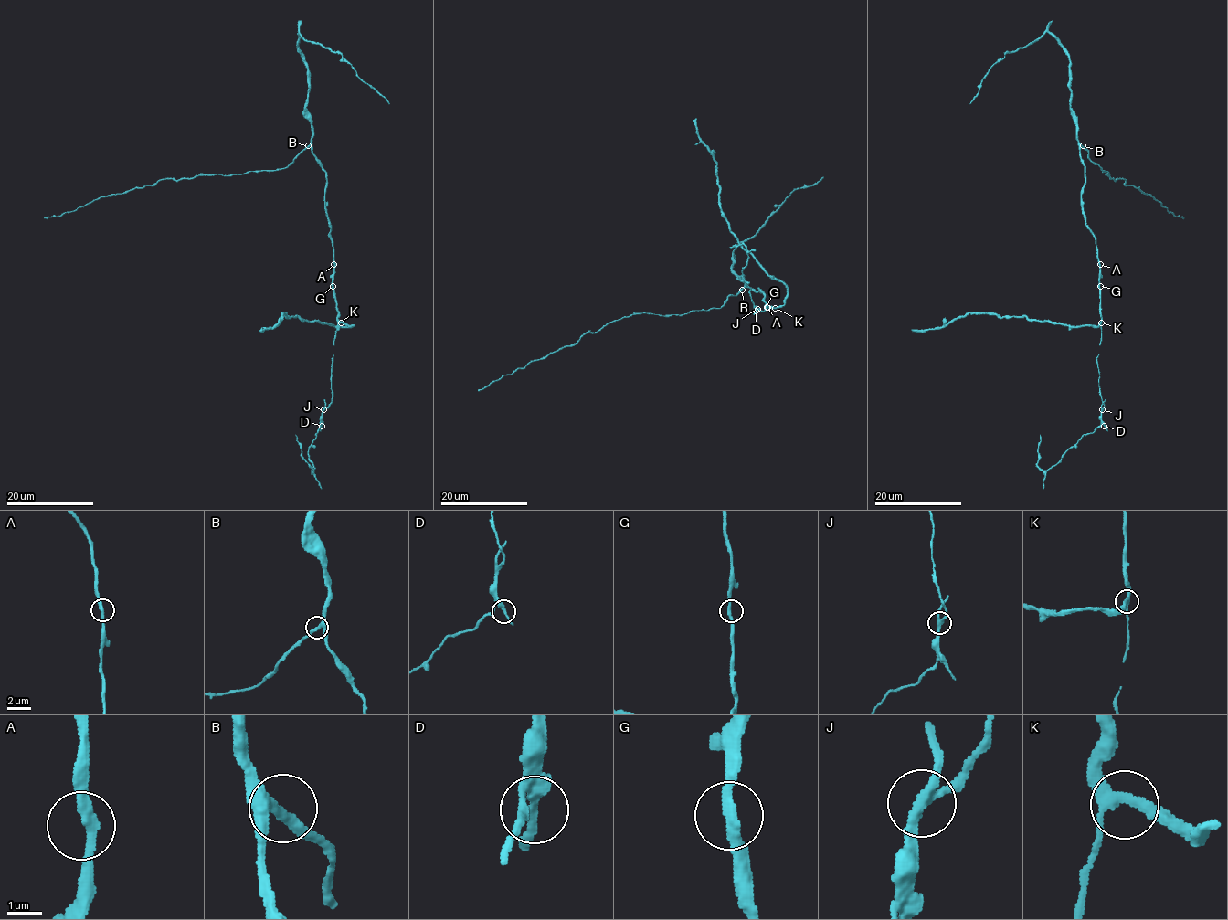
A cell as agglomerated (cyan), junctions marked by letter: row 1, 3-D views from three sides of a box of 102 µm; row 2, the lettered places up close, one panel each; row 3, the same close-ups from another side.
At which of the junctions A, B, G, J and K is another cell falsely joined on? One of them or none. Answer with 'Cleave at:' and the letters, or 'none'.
Cleave at: J

